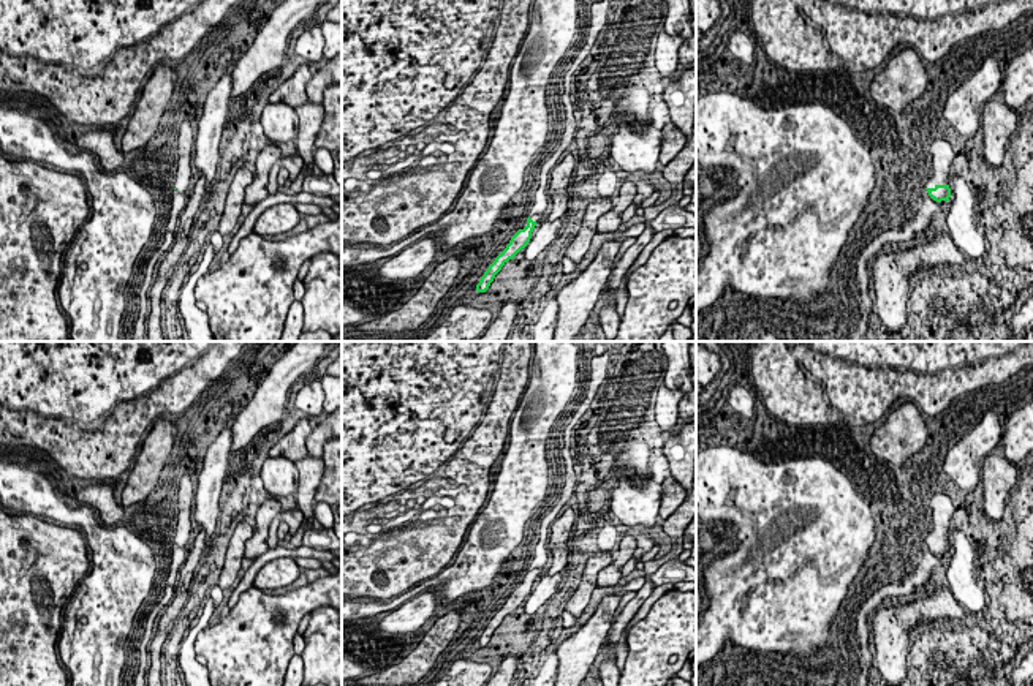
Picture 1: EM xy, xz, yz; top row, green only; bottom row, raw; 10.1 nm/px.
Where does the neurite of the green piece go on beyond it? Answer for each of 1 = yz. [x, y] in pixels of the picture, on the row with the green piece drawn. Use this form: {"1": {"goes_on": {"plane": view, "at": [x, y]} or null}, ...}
{"1": {"goes_on": null}}

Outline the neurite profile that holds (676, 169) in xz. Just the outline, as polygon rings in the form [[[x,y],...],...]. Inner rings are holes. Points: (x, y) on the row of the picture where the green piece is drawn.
[[[671,122],[663,126],[661,136],[663,139],[658,161],[664,166],[663,177],[671,183],[671,196],[663,204],[644,210],[645,229],[622,254],[615,269],[611,272],[607,278],[609,291],[606,292],[604,299],[601,297],[601,300],[607,300],[615,307],[617,291],[623,277],[655,234],[650,221],[657,218],[664,209],[679,204],[679,201],[683,198],[683,179],[696,161],[696,122],[693,125],[693,133],[690,139],[687,139],[685,134]]]

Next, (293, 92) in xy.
[[[299,65],[296,71],[269,96],[269,103],[285,103],[297,114],[296,149],[304,161],[301,174],[291,182],[291,190],[302,193],[302,182],[312,175],[315,166],[315,141],[321,130],[324,107],[310,103],[307,98],[307,84],[312,74],[308,65]]]

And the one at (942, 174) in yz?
[[[944,141],[944,145],[938,150],[938,160],[941,161],[941,164],[933,168],[933,174],[925,182],[925,188],[935,188],[937,185],[949,185],[955,161],[954,150],[948,141]]]

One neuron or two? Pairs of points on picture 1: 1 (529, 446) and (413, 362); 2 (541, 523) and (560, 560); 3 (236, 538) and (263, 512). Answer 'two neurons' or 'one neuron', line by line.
1: two neurons
2: two neurons
3: two neurons

